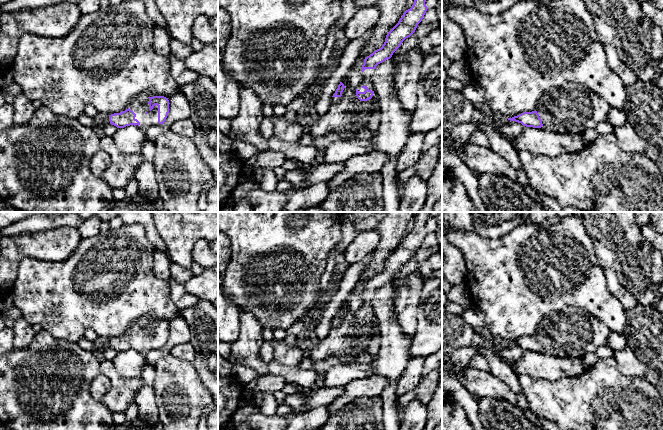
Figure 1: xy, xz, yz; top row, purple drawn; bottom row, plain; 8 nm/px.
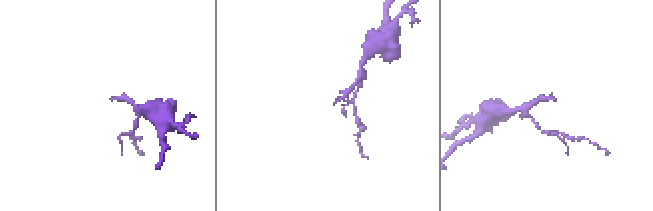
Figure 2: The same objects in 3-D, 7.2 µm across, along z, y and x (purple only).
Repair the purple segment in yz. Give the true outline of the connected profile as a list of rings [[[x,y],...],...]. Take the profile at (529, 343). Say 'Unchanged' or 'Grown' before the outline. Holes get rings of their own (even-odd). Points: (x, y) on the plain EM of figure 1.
Grown. [[[565,308],[548,315],[535,335],[523,336],[508,344],[521,347],[526,351],[541,352],[561,358],[582,358],[587,352],[594,352],[599,346],[607,344],[610,333],[606,324],[584,310]]]

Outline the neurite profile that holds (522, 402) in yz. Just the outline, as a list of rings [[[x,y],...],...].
[[[521,392],[517,395],[517,405],[518,407],[520,407],[521,409],[524,409],[524,410],[531,410],[530,409],[530,406],[529,406],[529,403],[527,401],[527,397],[525,395],[524,392]]]

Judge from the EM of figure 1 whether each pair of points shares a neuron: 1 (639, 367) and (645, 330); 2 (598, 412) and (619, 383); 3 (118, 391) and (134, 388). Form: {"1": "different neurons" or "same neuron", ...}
{"1": "different neurons", "2": "same neuron", "3": "same neuron"}

